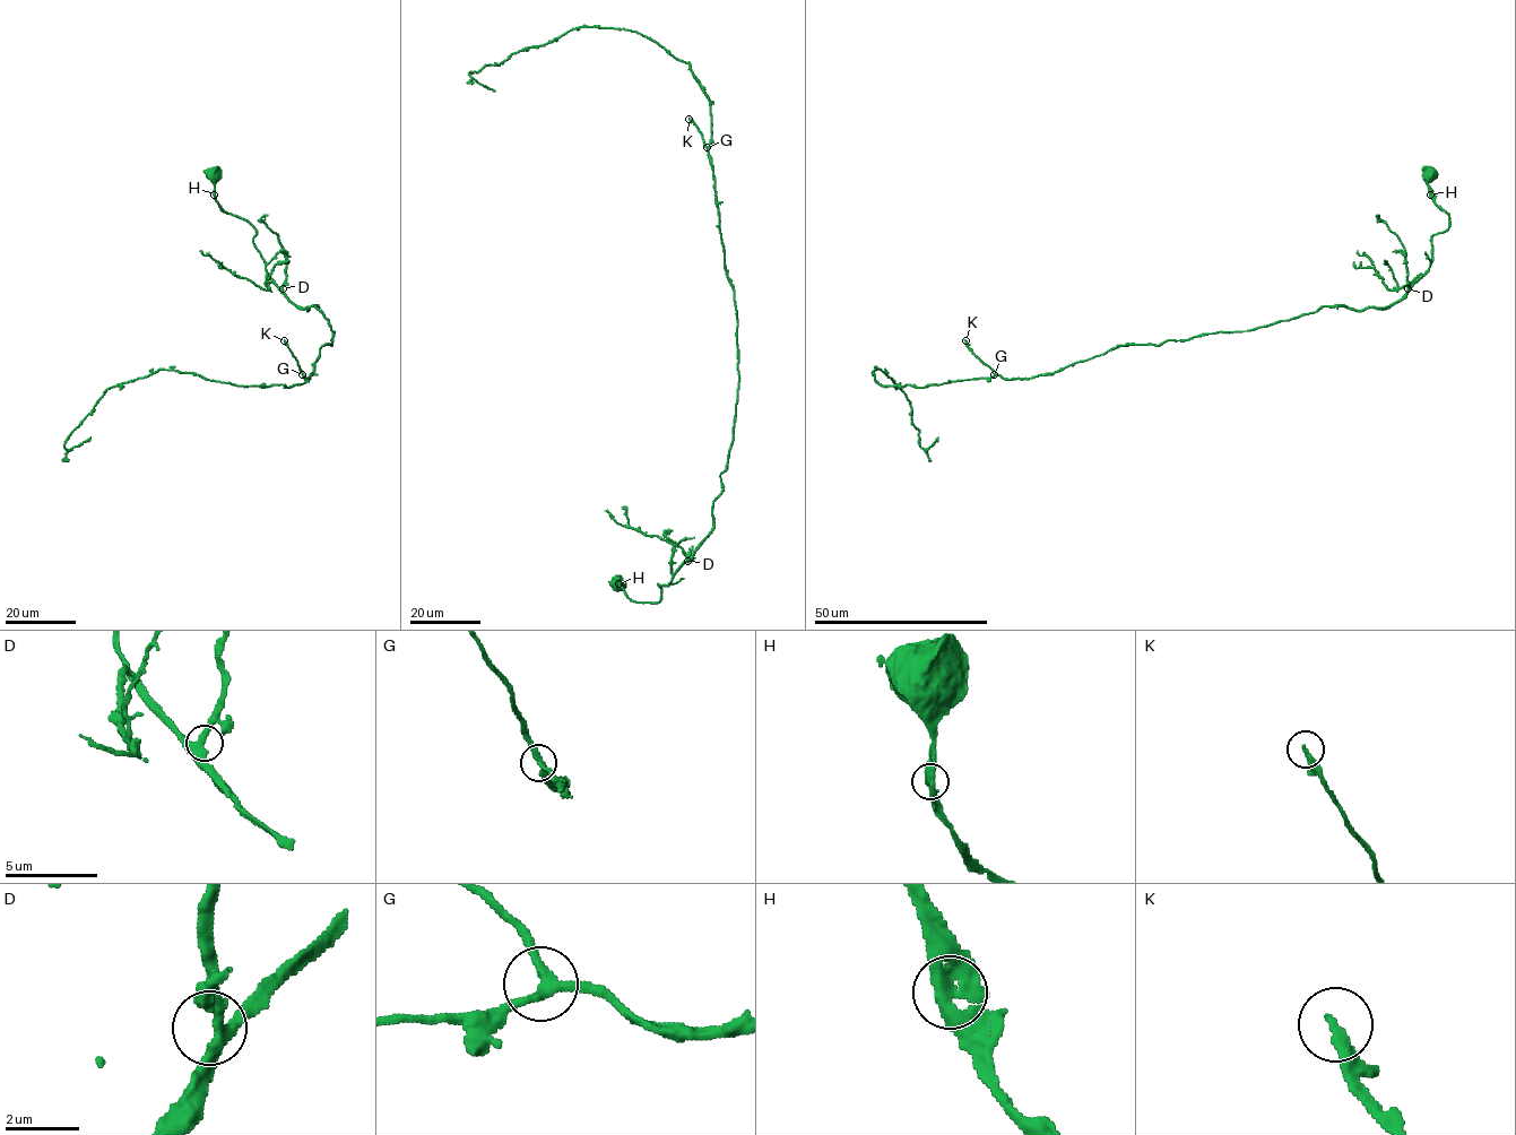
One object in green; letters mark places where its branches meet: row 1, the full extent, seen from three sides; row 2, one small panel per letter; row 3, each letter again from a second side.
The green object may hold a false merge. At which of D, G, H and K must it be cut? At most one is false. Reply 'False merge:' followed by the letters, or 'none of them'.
False merge: none of them

